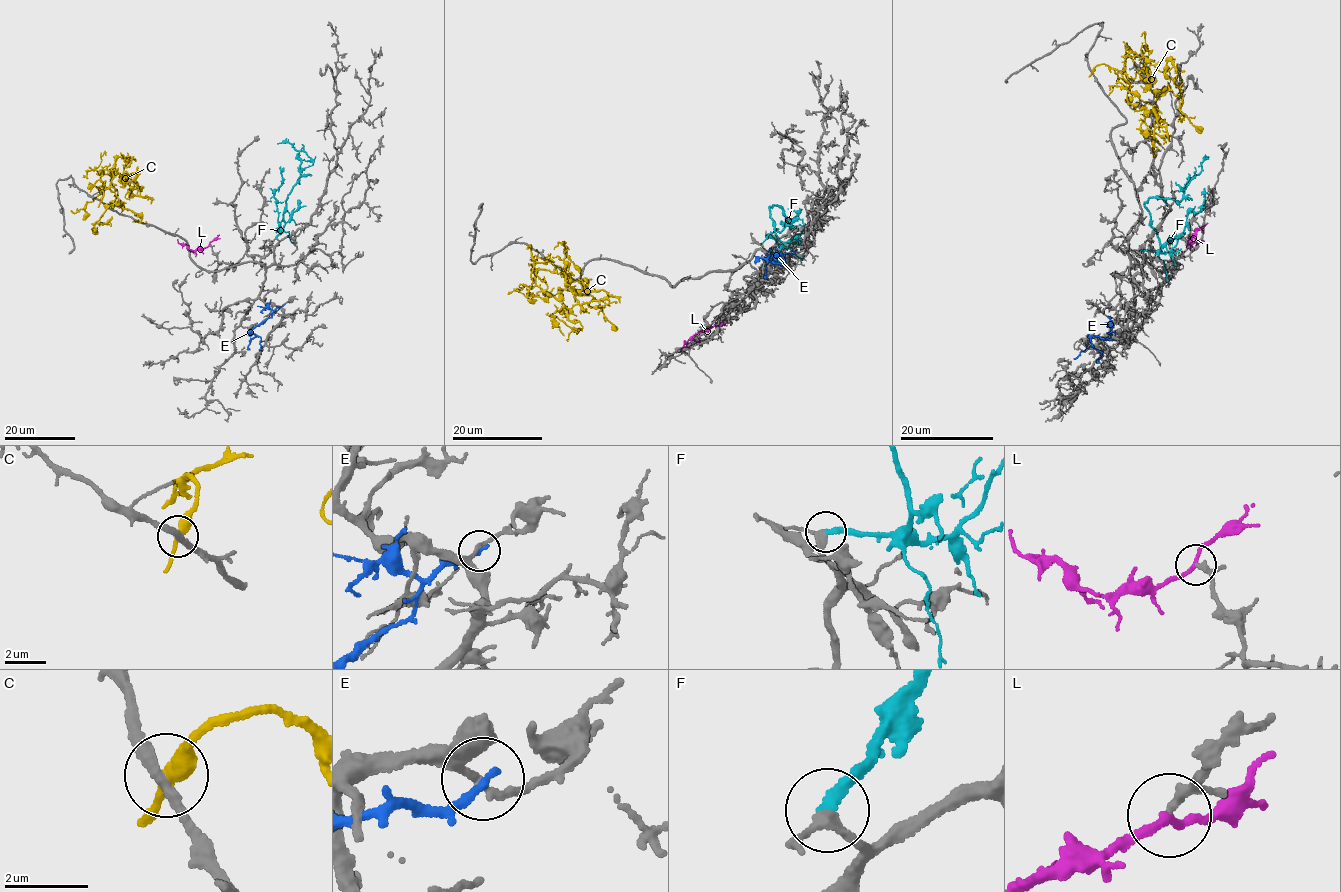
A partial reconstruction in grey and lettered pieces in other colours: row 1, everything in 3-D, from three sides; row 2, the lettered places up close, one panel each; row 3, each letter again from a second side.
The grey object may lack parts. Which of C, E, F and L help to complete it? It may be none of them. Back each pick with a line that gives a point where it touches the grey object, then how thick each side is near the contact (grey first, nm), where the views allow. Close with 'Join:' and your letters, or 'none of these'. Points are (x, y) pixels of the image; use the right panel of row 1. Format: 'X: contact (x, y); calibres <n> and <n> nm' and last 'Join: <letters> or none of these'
F: contact (1141, 250); calibres 240 and 220 nm
L: contact (1192, 243); calibres 170 and 160 nm
Join: F, L

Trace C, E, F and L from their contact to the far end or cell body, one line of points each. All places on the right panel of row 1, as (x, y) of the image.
C: (1091, 71), (1107, 64), (1128, 82), (1123, 72), (1132, 79), (1152, 65), (1180, 92), (1181, 122)
E: (1115, 333), (1111, 332), (1112, 340), (1095, 335), (1091, 337), (1092, 346), (1100, 352), (1096, 363)
F: (1140, 250), (1159, 248), (1145, 202), (1154, 197), (1180, 200), (1185, 186), (1199, 174), (1202, 161), (1208, 158)
L: (1192, 243), (1190, 239), (1207, 223)

